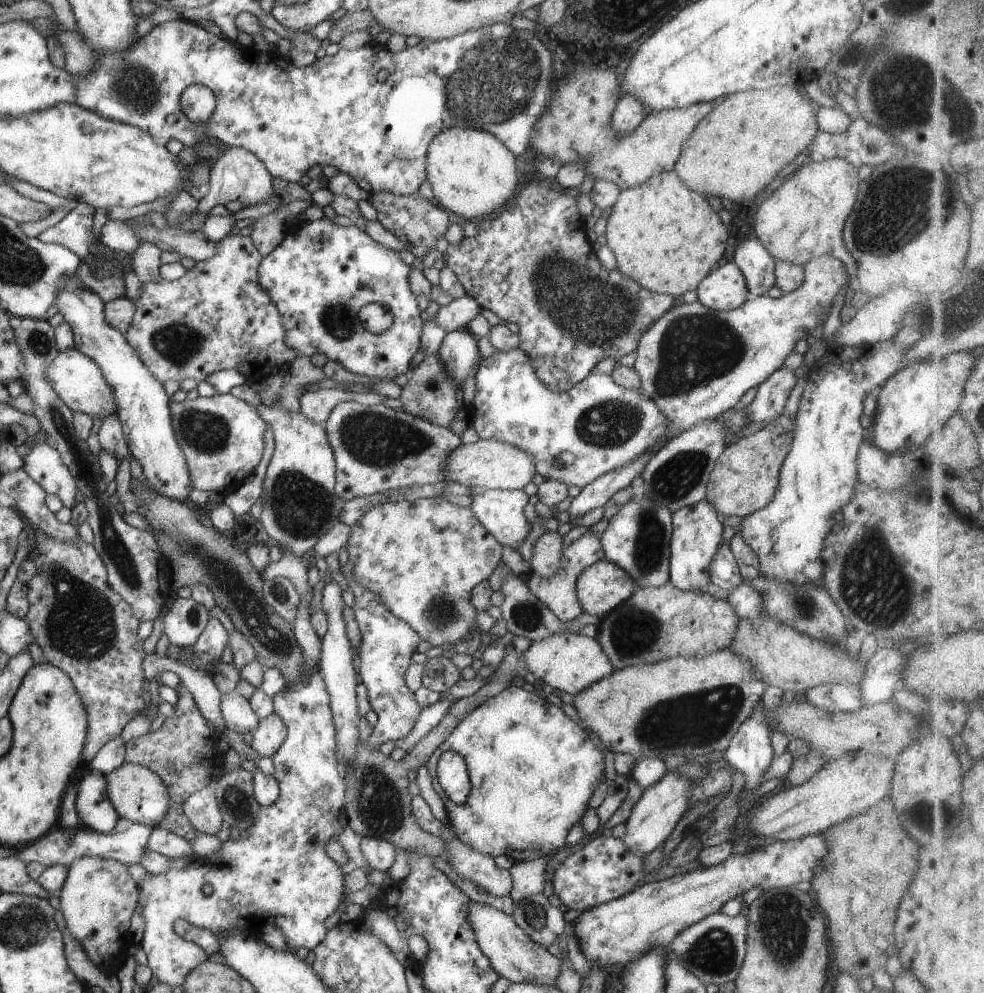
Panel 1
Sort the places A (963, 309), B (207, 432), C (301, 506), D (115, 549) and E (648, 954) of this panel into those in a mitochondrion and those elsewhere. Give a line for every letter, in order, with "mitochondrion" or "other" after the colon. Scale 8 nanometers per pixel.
A: mitochondrion
B: mitochondrion
C: mitochondrion
D: mitochondrion
E: other

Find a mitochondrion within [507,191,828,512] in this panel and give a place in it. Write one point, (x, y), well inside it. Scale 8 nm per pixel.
(695, 348)

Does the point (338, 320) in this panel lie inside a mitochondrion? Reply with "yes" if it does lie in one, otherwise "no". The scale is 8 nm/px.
yes

